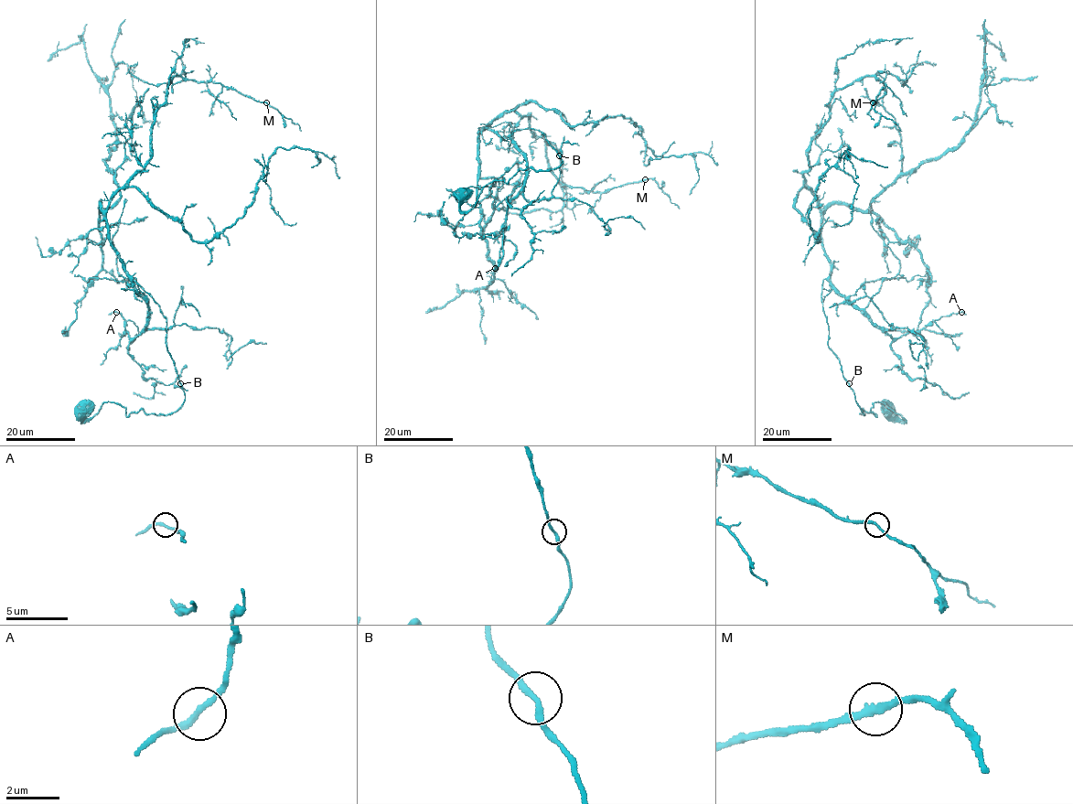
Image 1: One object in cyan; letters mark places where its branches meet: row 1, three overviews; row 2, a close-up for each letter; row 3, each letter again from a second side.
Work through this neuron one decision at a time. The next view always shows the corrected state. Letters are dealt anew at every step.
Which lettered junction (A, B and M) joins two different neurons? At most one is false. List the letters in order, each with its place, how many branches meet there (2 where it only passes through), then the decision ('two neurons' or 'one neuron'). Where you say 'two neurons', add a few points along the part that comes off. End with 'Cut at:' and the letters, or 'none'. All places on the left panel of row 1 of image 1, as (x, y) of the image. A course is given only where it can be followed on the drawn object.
A: place (116, 312); branches 2; one neuron
B: place (180, 383); branches 2; one neuron
M: place (266, 102); branches 2; one neuron
Cut at: none

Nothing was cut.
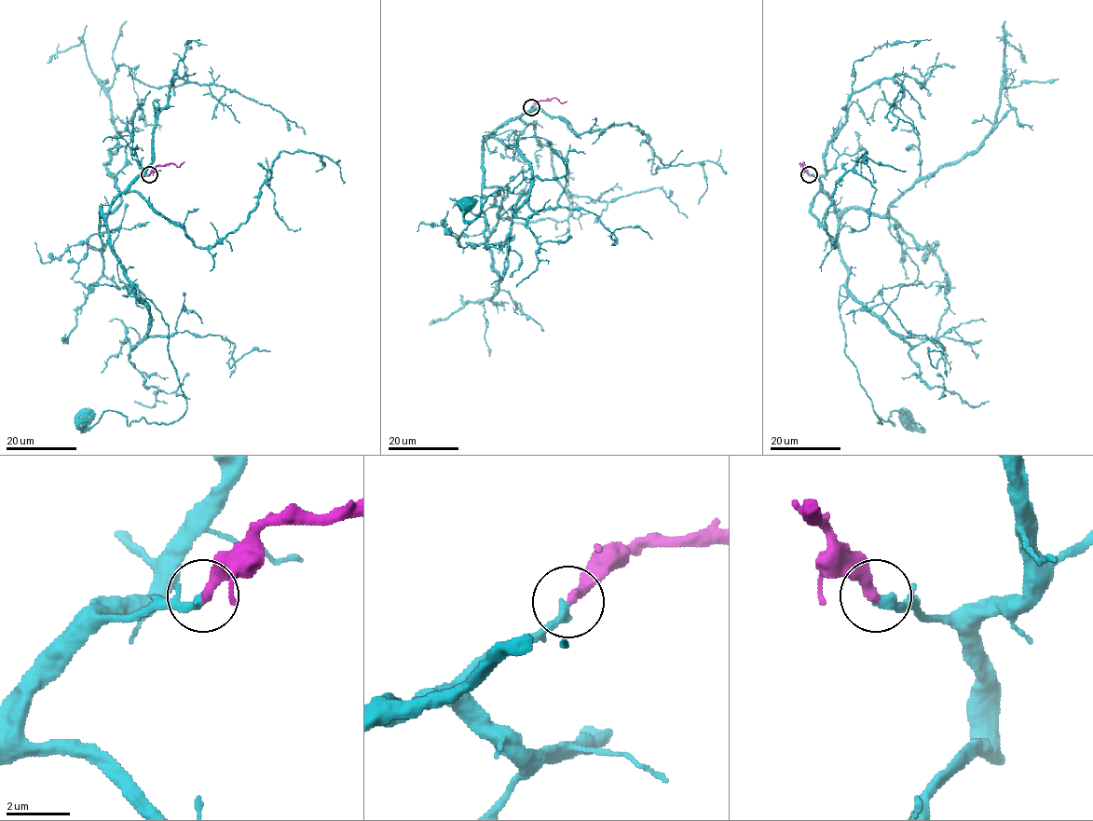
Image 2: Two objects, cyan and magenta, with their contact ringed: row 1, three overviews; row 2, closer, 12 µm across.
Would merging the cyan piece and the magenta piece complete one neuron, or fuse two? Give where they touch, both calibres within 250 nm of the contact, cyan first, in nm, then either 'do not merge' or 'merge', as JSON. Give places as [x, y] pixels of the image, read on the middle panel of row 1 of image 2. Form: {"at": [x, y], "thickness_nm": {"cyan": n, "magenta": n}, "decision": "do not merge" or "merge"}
{"at": [531, 107], "thickness_nm": {"cyan": 320, "magenta": 340}, "decision": "merge"}

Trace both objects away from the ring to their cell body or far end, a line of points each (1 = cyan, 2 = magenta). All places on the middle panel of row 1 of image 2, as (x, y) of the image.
1: (531, 108), (489, 137), (505, 145), (542, 138), (569, 171), (493, 191), (471, 221), (464, 219), (465, 206)
2: (531, 107), (539, 101), (553, 98), (562, 103), (566, 101)

